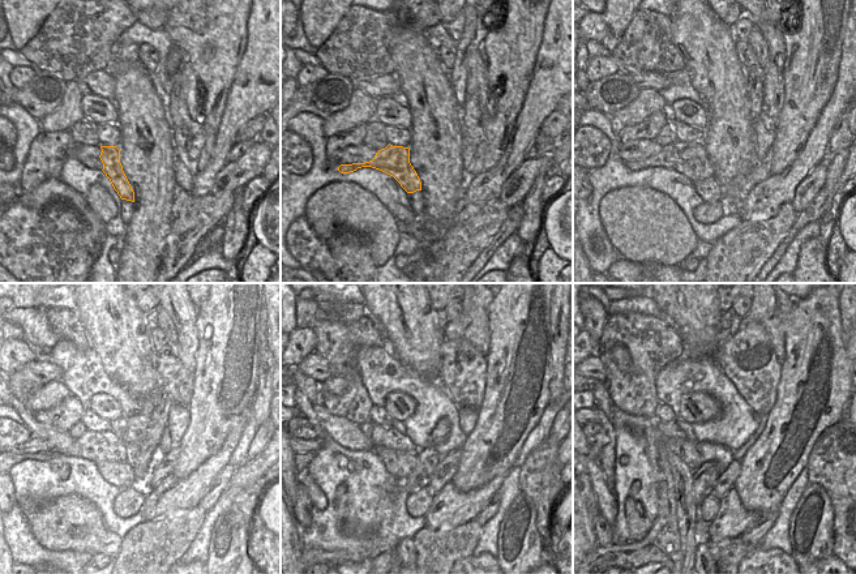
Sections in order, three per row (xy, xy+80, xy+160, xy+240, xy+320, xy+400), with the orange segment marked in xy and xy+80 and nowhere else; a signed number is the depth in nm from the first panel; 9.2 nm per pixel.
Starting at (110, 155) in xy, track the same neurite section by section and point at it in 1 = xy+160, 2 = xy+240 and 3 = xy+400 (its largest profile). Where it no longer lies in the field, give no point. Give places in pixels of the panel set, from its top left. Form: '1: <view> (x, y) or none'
1: xy+160 (688, 158)
2: xy+240 (106, 445)
3: xy+400 (668, 429)

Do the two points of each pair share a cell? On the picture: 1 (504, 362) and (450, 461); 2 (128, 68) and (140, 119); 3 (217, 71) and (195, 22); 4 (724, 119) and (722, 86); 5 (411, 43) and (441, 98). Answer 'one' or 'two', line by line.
1: two
2: one
3: one
4: one
5: one

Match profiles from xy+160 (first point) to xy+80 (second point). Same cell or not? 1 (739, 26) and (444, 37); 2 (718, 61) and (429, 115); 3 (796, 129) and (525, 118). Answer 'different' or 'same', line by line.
1: different
2: same
3: different

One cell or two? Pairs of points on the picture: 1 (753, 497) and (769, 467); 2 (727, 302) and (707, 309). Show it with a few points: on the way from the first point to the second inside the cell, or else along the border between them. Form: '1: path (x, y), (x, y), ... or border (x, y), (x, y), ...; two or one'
1: path (761, 489), (766, 475); one
2: border (717, 296), (722, 312); two

